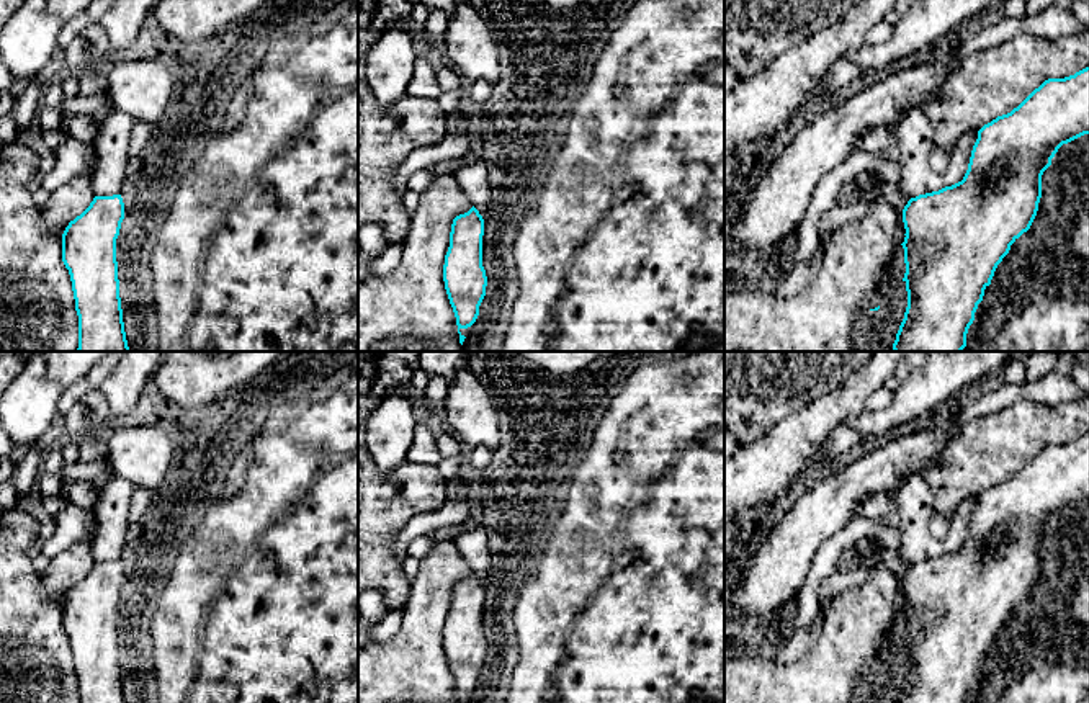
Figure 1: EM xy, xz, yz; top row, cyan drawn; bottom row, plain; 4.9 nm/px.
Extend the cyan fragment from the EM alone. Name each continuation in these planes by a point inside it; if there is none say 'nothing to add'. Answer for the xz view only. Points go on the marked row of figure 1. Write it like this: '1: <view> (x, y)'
nothing to add

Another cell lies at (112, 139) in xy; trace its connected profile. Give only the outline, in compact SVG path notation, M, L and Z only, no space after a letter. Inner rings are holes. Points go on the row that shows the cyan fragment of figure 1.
M113 110L100 124L95 124L96 134L92 142L98 157L92 173L95 196L121 193L132 124L134 119L119 110Z

